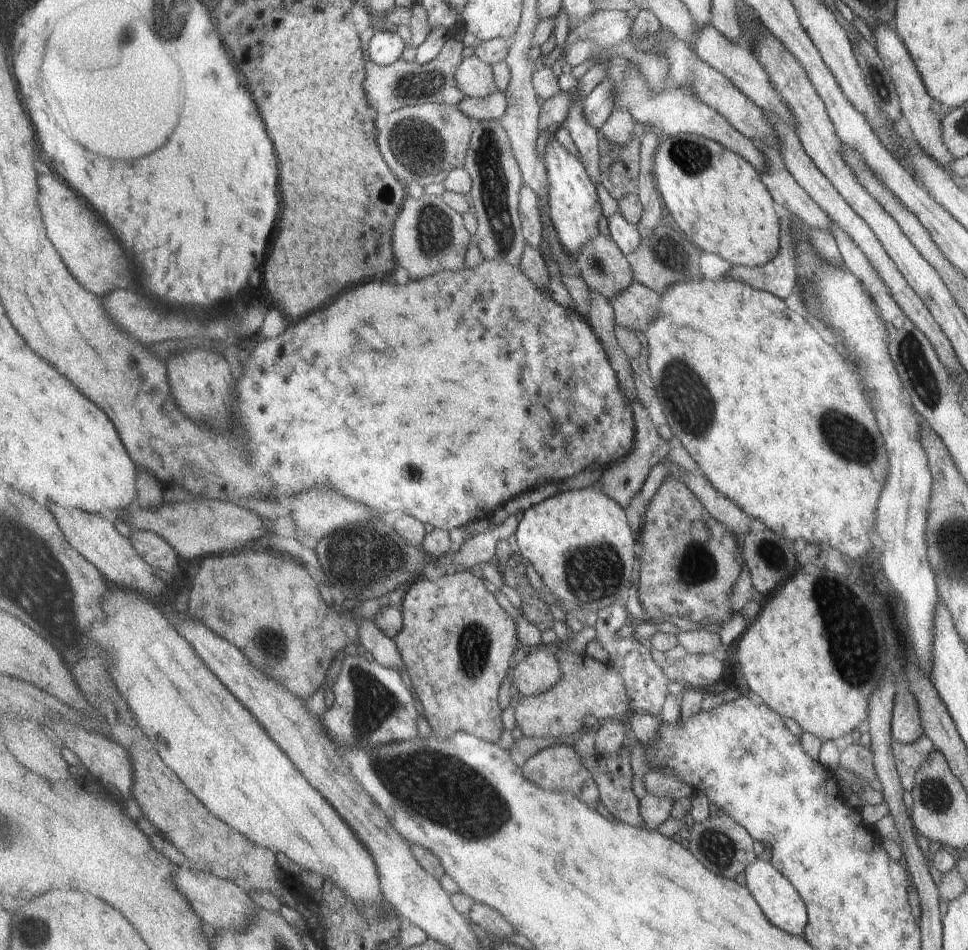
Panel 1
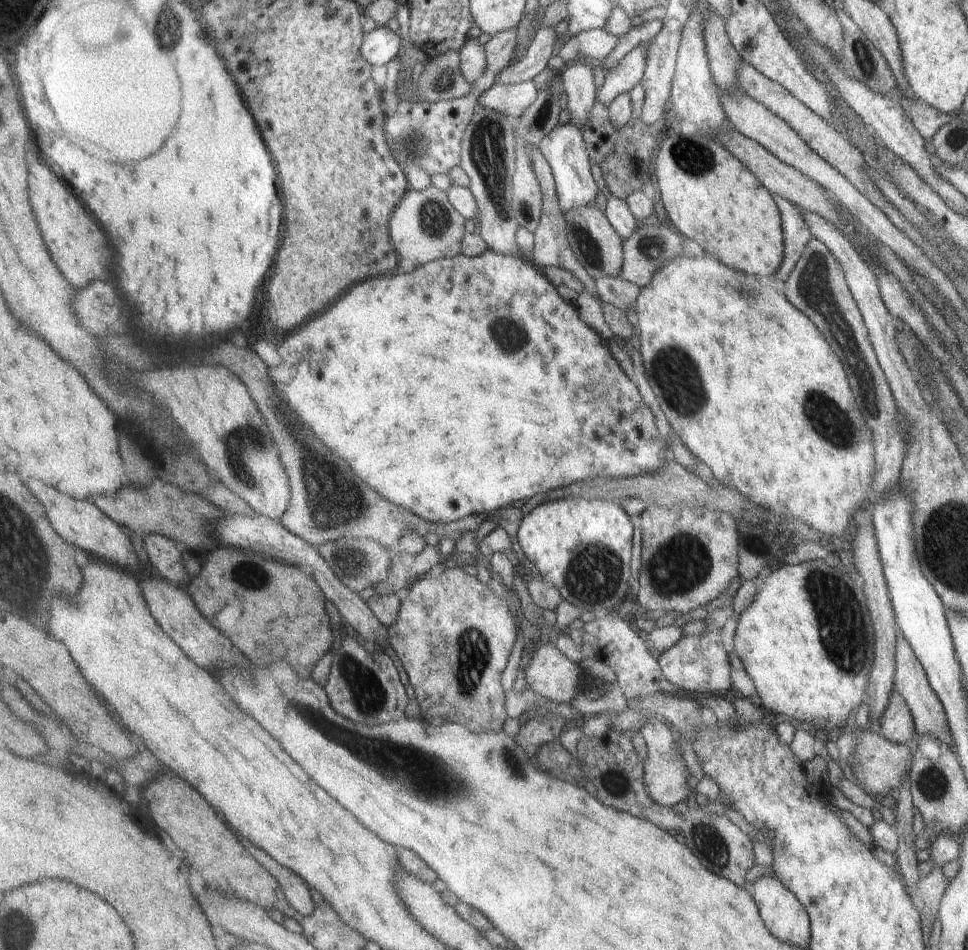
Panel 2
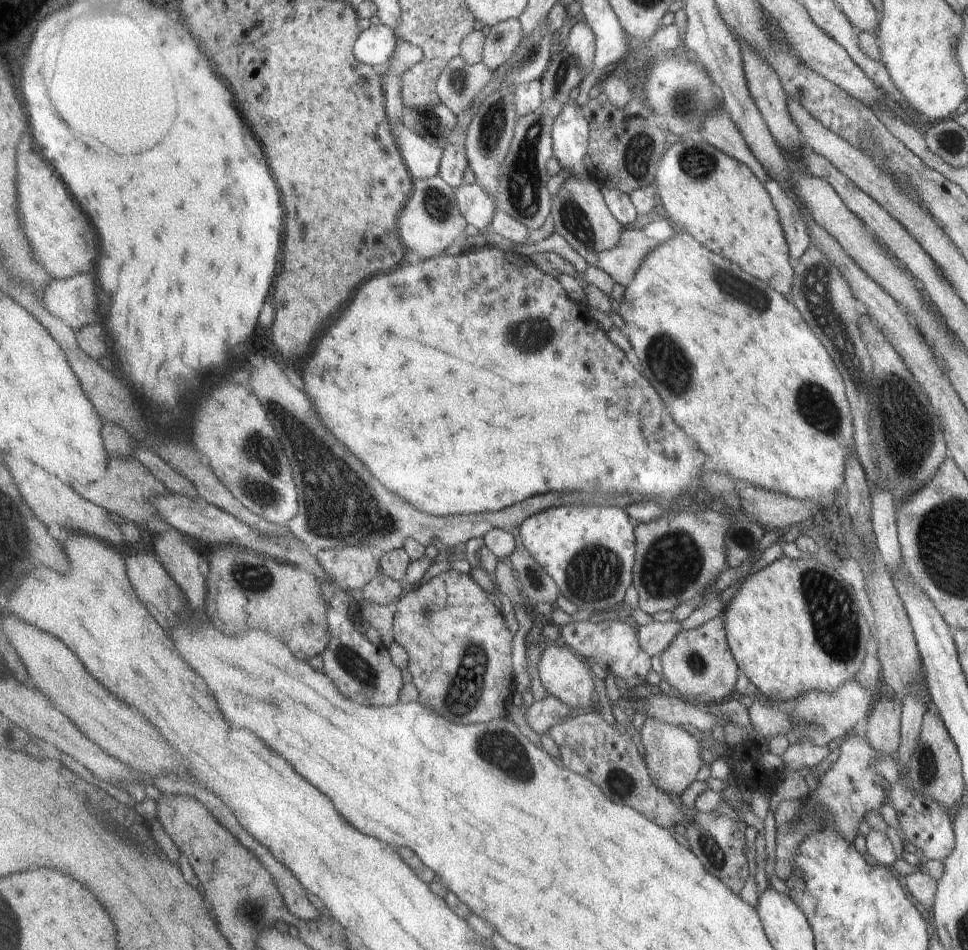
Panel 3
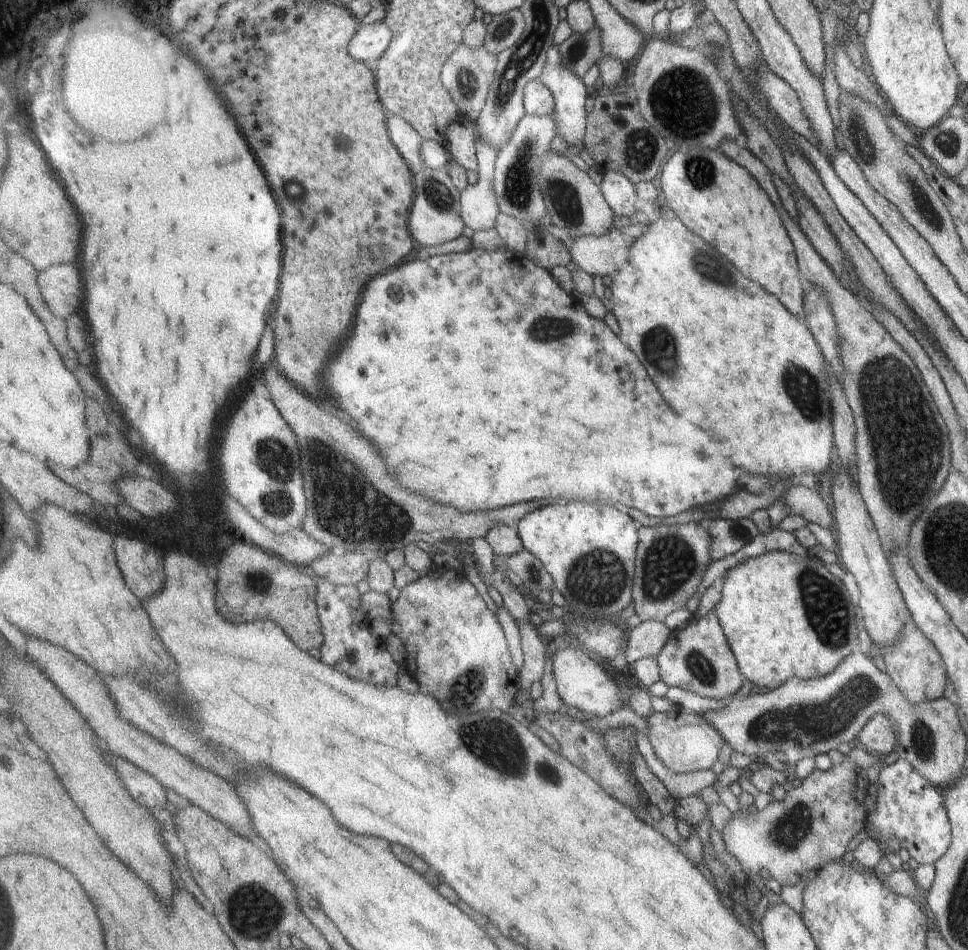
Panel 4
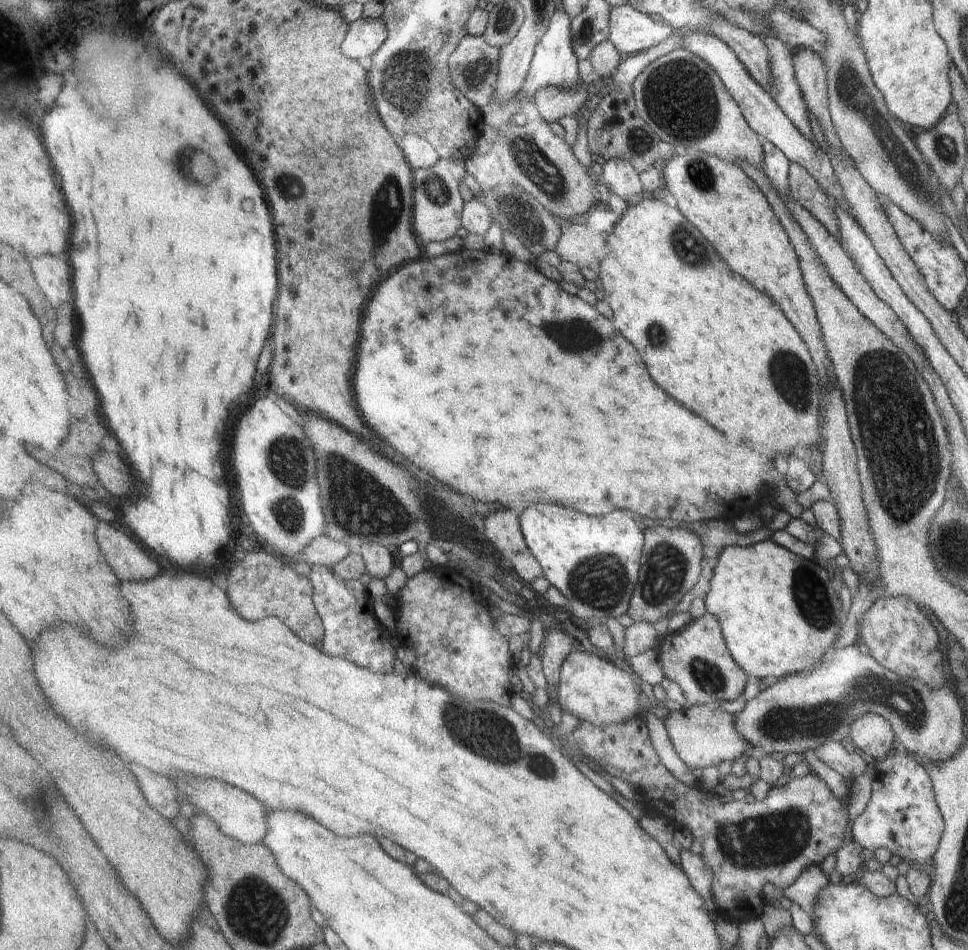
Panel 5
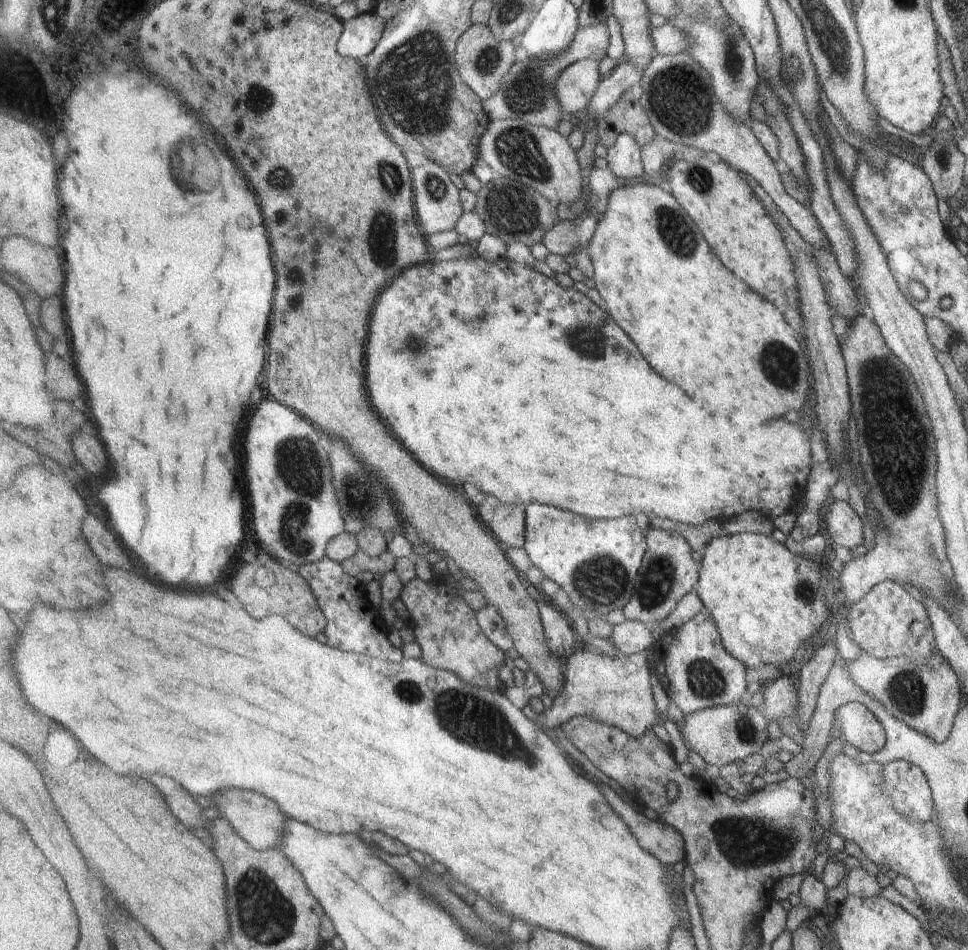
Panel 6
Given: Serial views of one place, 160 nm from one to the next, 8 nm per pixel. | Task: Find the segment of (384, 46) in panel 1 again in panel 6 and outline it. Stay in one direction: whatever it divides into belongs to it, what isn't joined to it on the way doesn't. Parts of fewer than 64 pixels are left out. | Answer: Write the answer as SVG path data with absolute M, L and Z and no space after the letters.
M375 12L346 21L338 51L357 60L369 56L379 44L385 27L386 20Z

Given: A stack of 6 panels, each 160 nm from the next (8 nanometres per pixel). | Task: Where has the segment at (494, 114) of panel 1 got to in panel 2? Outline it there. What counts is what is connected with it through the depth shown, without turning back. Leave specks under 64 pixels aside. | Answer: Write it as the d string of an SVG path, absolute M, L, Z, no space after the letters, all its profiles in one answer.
M533 81L489 87L478 100L486 109L497 111L518 121L538 99L539 90Z

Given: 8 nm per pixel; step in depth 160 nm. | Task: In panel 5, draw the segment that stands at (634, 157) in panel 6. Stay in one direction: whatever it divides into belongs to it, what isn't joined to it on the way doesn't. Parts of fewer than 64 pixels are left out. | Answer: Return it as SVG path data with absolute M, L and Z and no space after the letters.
M609 159L602 165L601 175L607 189L627 204L633 196L643 196L645 193L640 174L625 159Z

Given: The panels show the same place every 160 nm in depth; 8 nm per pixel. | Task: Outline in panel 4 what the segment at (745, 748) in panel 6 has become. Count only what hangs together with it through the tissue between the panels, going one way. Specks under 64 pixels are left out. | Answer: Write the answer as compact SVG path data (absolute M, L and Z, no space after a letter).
M672 710L666 713L651 713L647 715L648 737L655 749L655 754L665 766L678 773L706 771L713 768L713 764L719 758L719 748L721 748L724 736L706 723L701 714L689 714L679 710Z

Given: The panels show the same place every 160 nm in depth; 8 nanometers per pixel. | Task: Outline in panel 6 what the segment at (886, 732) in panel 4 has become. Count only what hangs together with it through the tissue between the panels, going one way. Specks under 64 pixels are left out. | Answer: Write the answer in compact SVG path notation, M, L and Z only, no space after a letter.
M857 701L845 703L836 709L834 717L842 724L839 736L857 751L871 755L883 748L884 730L865 705Z

